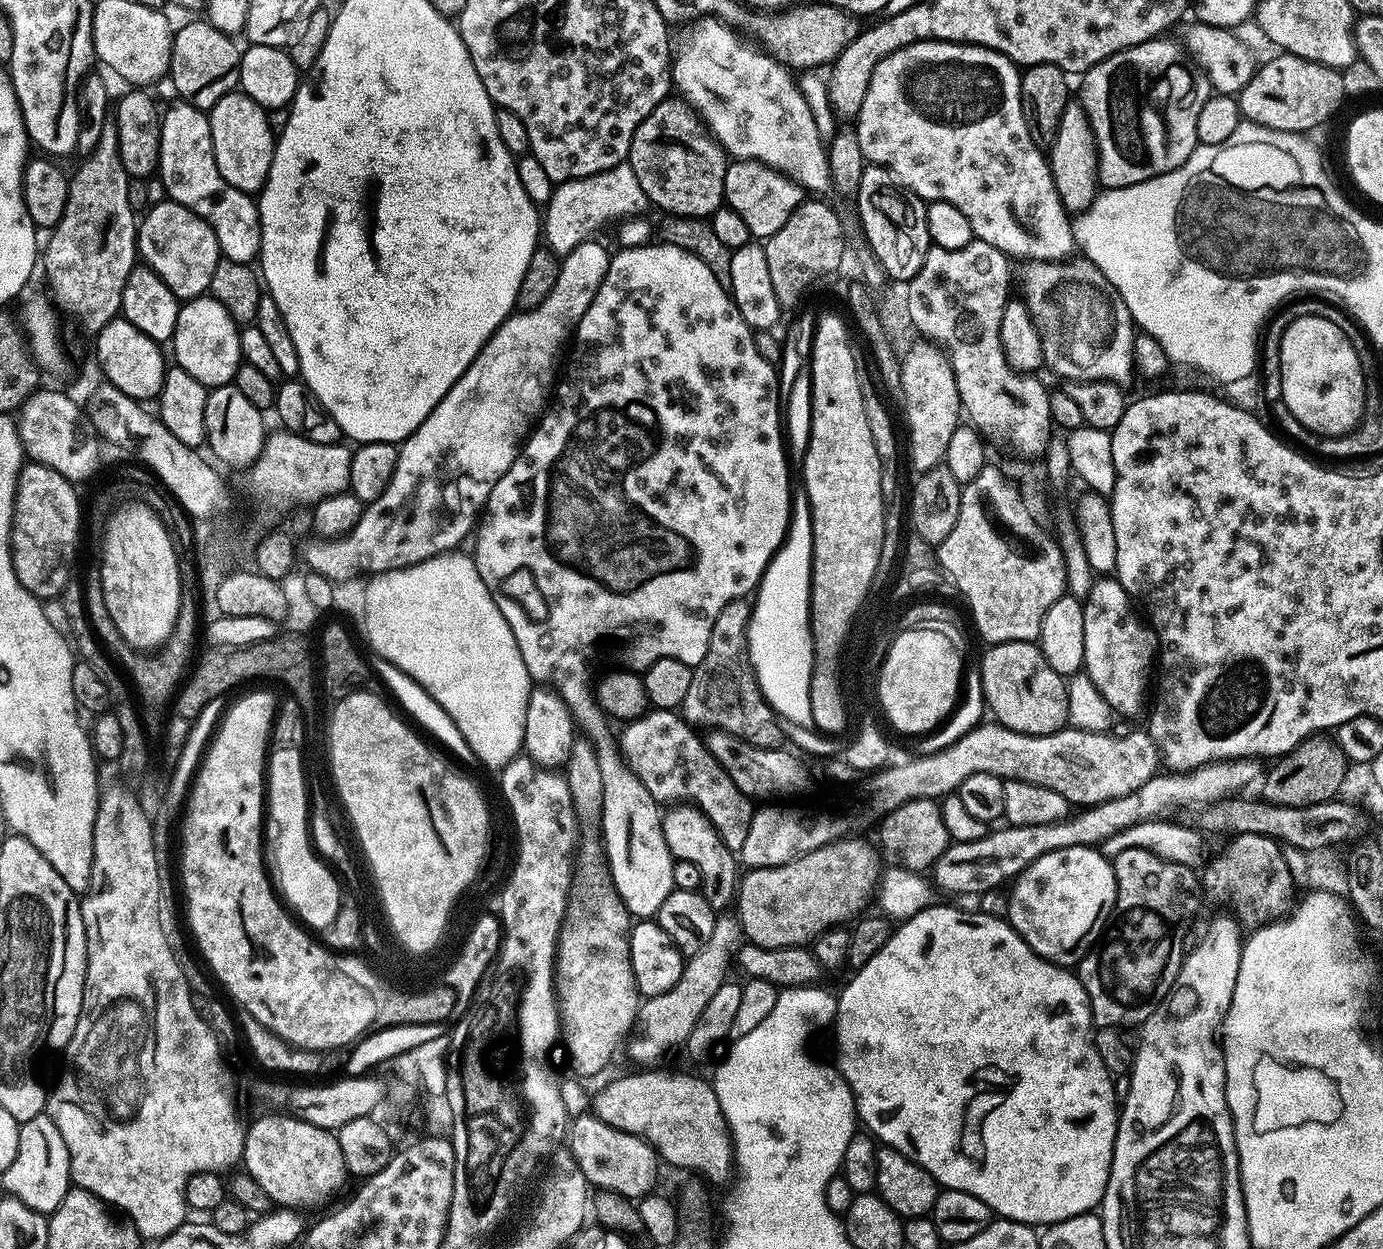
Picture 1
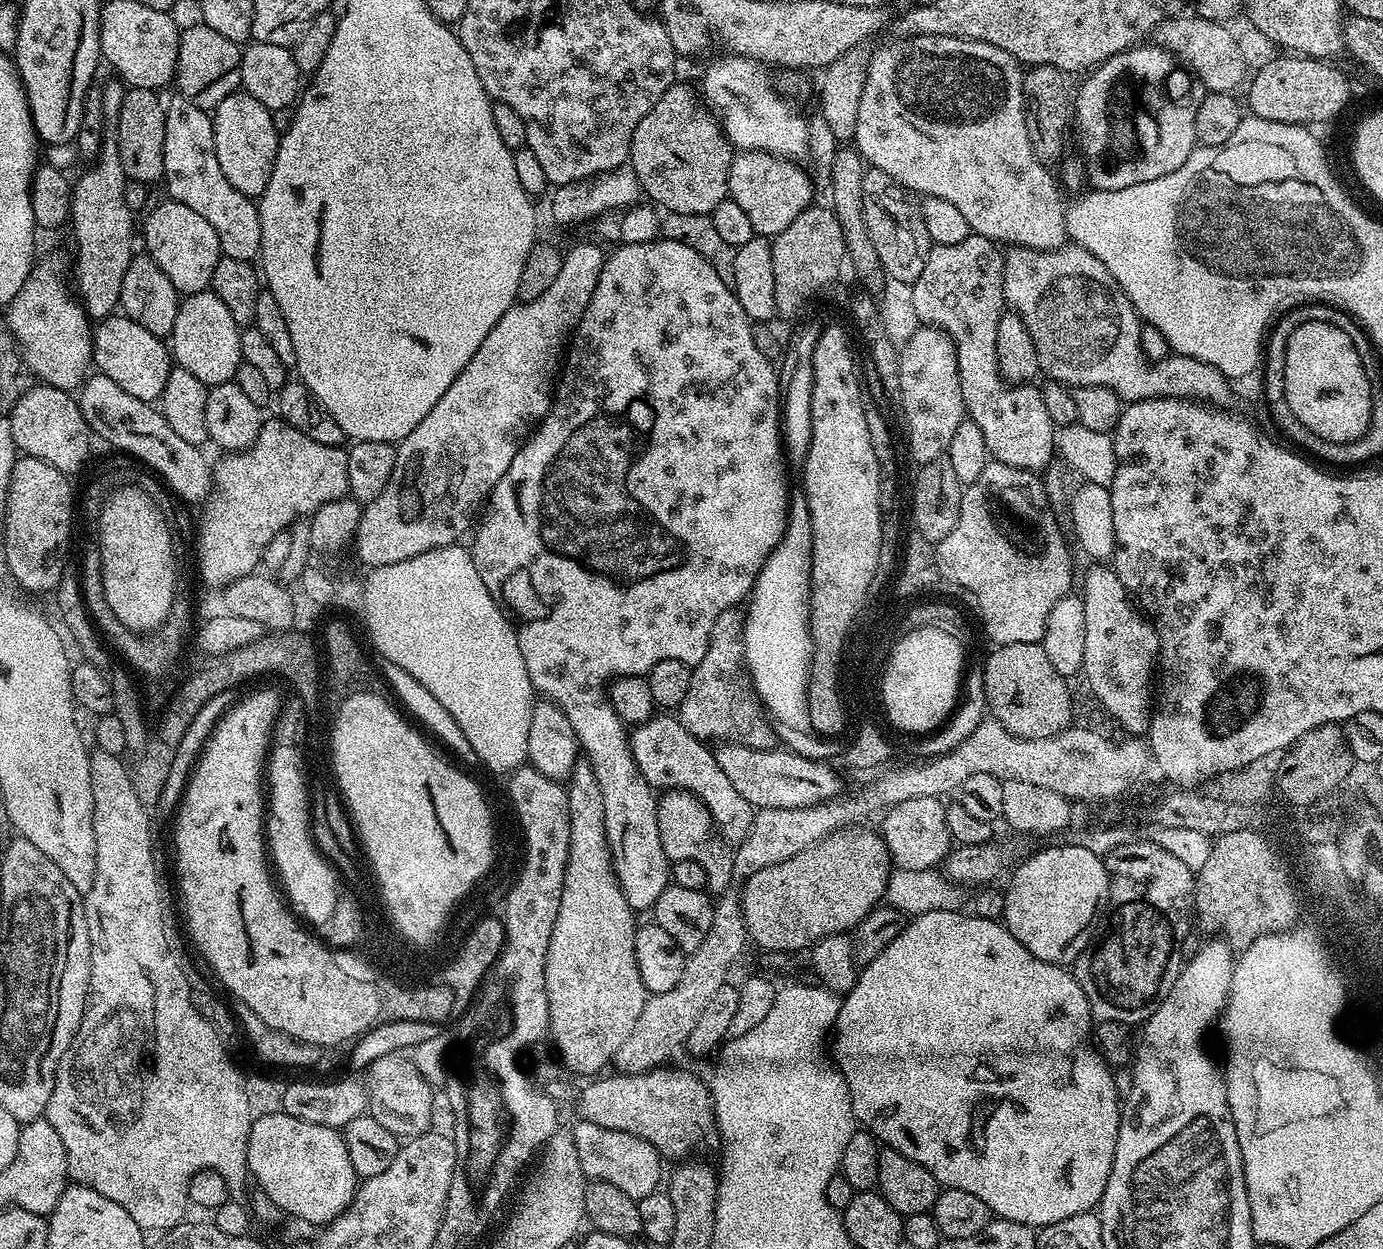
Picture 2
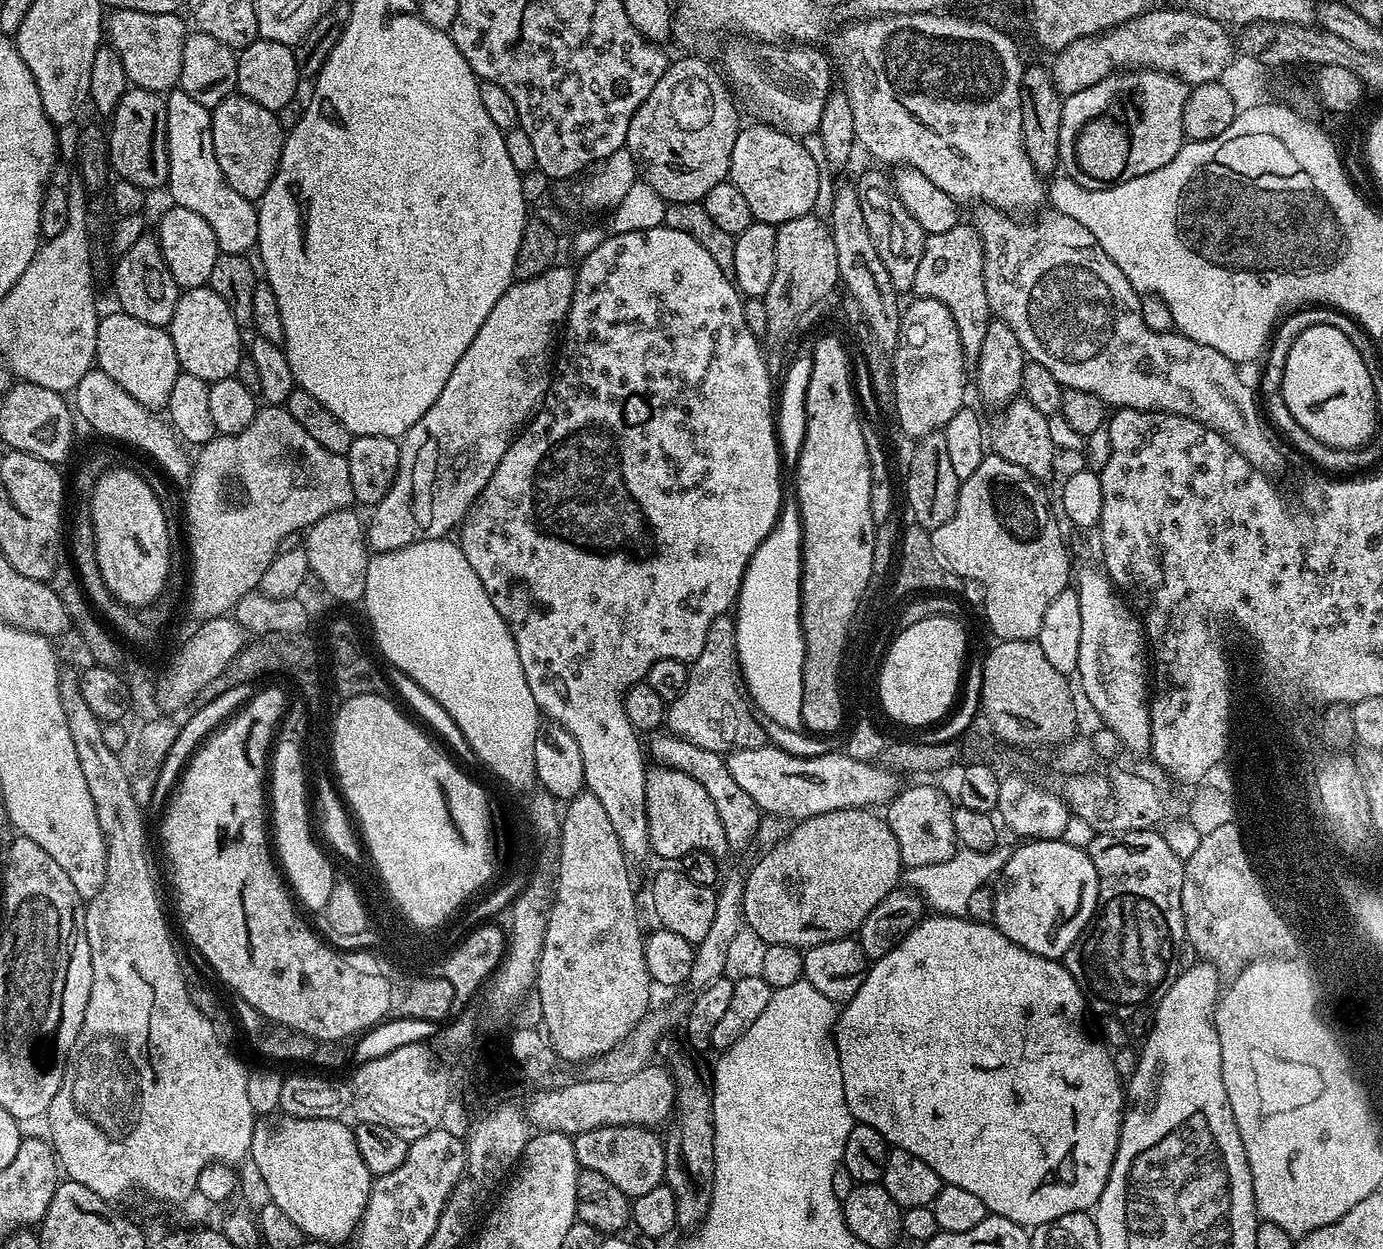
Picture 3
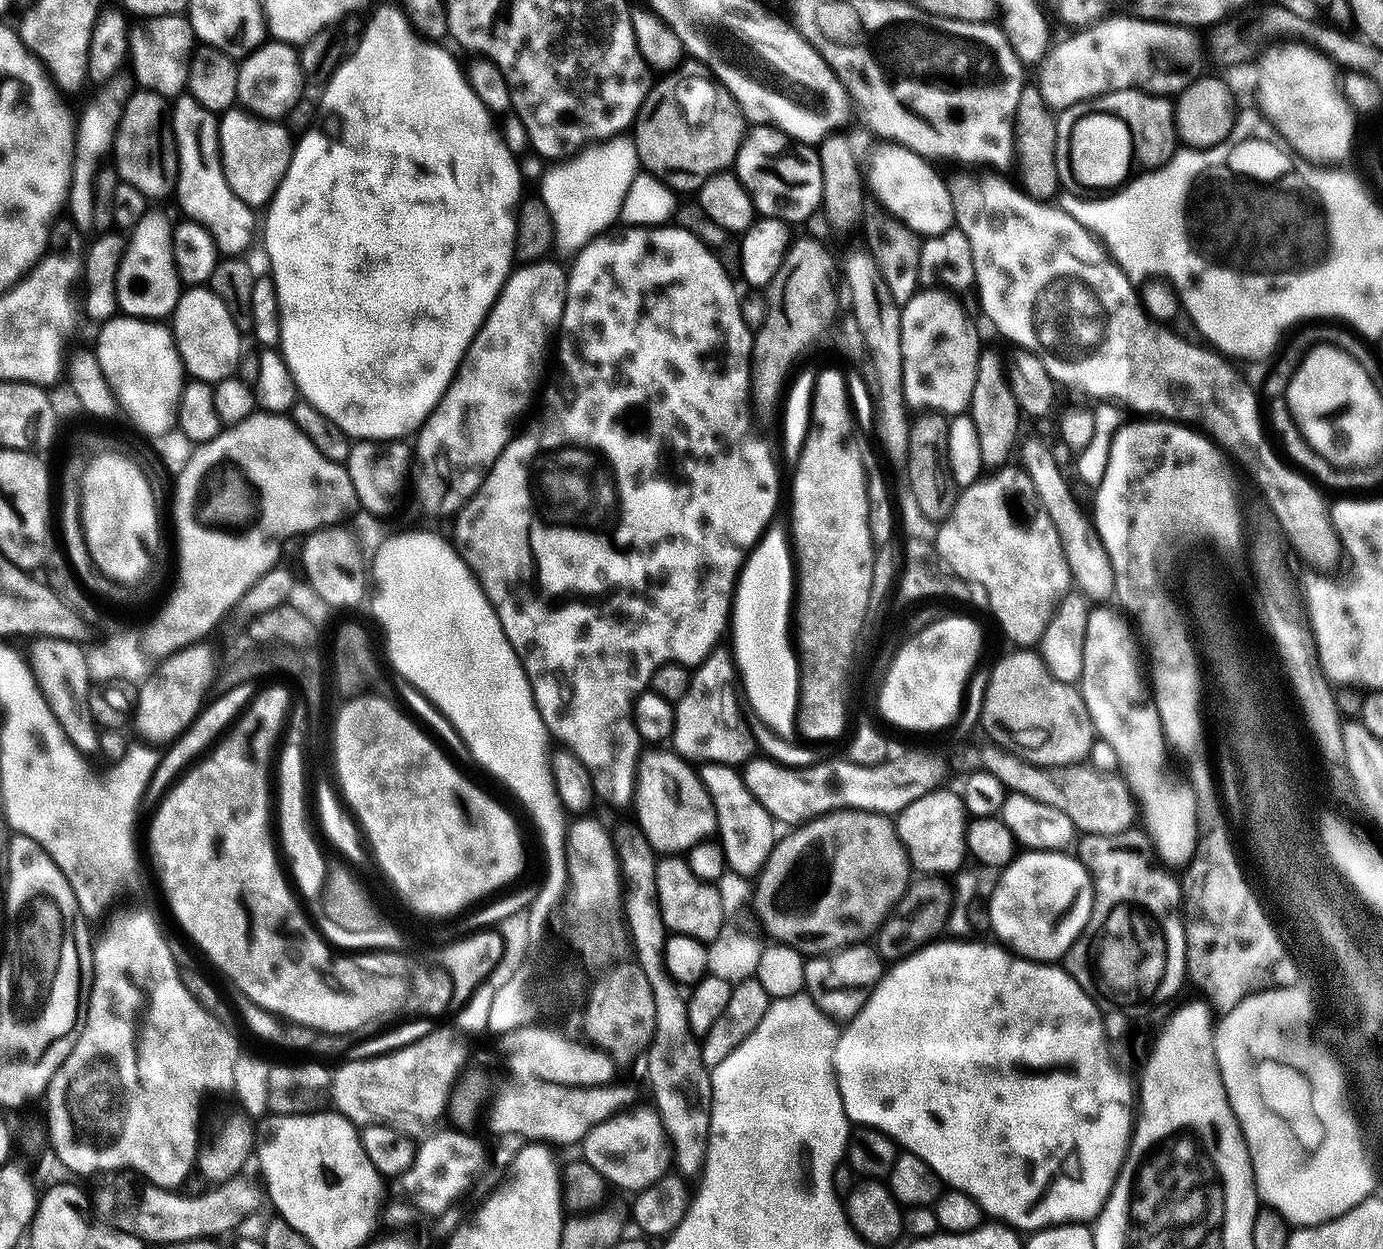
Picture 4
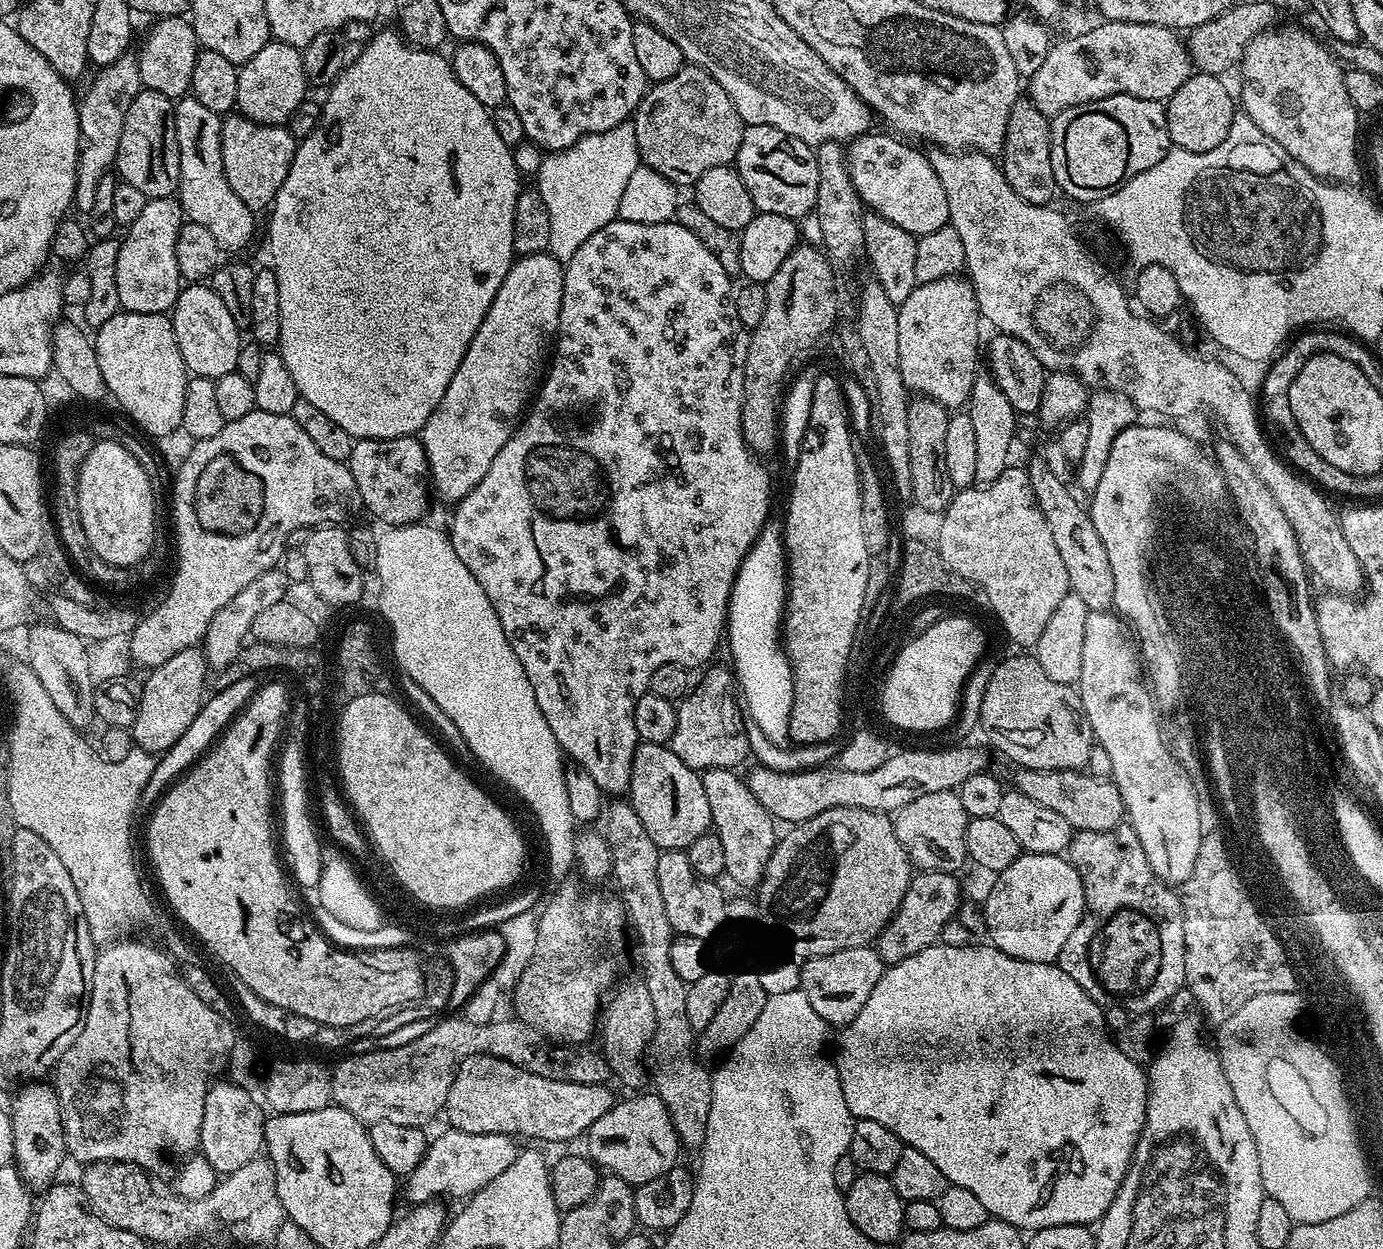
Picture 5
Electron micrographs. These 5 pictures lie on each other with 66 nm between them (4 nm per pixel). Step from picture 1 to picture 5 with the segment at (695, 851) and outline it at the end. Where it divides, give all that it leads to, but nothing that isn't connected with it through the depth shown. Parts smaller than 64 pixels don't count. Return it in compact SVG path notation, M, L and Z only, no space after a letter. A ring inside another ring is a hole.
M637 743L627 795L638 818L642 818L642 826L646 826L646 834L661 850L687 849L694 838L712 828L712 811L701 773L686 766L669 745Z

